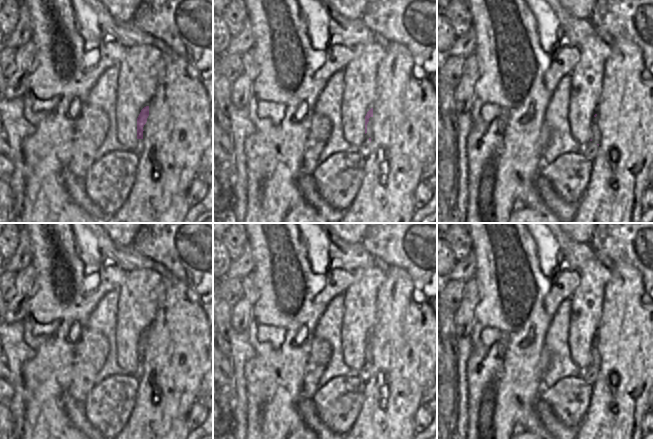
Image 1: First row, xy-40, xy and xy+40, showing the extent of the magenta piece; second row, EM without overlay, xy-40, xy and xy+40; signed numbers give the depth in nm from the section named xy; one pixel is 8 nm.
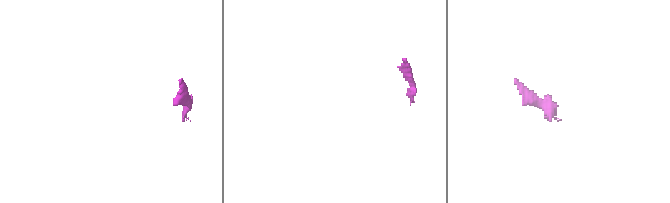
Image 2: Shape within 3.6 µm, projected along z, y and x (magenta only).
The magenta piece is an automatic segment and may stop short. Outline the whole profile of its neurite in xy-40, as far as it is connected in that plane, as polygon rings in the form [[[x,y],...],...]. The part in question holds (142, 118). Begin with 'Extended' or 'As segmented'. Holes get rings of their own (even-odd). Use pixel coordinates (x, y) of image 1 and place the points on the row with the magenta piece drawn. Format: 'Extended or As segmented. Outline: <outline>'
Extended. Outline: [[[149,106],[144,107],[137,118],[137,144],[133,150],[136,155],[140,155],[143,150],[143,127],[149,116]]]

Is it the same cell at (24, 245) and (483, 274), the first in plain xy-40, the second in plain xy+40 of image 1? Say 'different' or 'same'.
different

